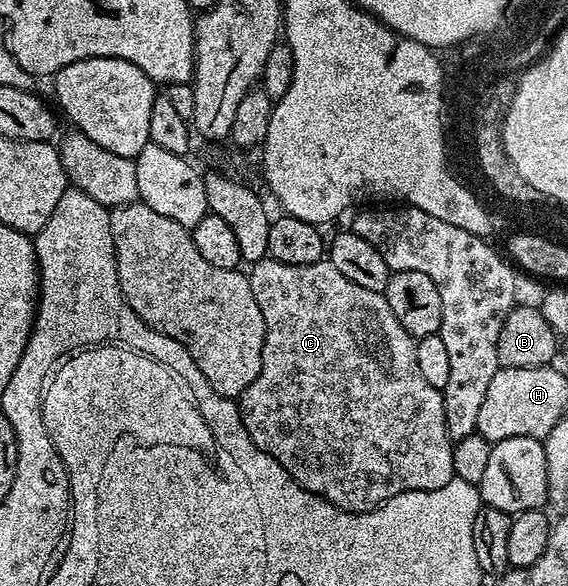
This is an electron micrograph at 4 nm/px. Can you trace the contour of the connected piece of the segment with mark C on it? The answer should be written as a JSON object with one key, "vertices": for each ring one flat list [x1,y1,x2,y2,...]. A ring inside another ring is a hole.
{"vertices":[[266,256,260,261,251,262,247,274,250,291,254,291,254,299,258,299,258,311,262,311,264,346,262,371,258,371,258,379,254,379,254,383,250,383,246,391,242,391,238,404,242,423,246,431,250,431,250,439,254,439,256,446,273,457,306,491,335,505,337,509,345,509,348,513,368,513,406,491,434,491,438,487,446,487,446,483,450,483,454,476,454,442,446,431,444,394,441,390,430,387,430,383,426,383,426,378,418,372,416,341,406,331,406,327,398,323,384,294,366,291,366,287,350,283,350,279,346,279,346,275,342,275,342,271,338,271,338,267,334,267,327,259,309,265,287,265]]}

